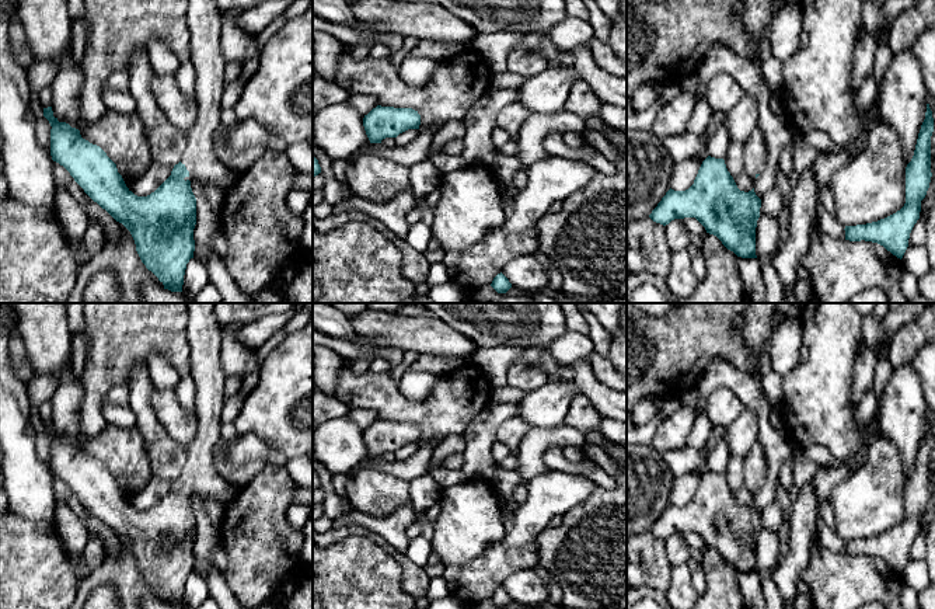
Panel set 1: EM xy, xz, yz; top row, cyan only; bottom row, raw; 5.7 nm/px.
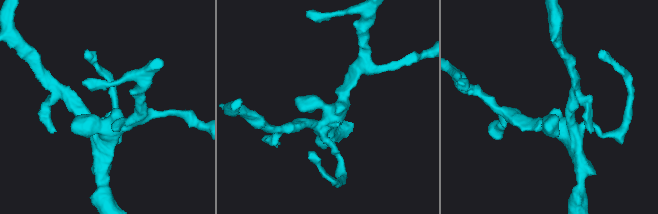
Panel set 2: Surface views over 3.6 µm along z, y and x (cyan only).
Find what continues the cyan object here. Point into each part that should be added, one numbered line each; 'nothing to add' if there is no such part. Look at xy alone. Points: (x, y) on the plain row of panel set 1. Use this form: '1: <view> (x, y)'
1: xy (203, 330)

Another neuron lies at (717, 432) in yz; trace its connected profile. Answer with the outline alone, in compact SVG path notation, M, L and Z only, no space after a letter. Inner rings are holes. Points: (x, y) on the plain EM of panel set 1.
M712 425L708 443L699 449L699 452L707 456L718 445L719 441L725 439L726 429L723 427Z

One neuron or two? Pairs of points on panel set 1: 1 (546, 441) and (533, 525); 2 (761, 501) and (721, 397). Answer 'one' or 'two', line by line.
1: two
2: two

